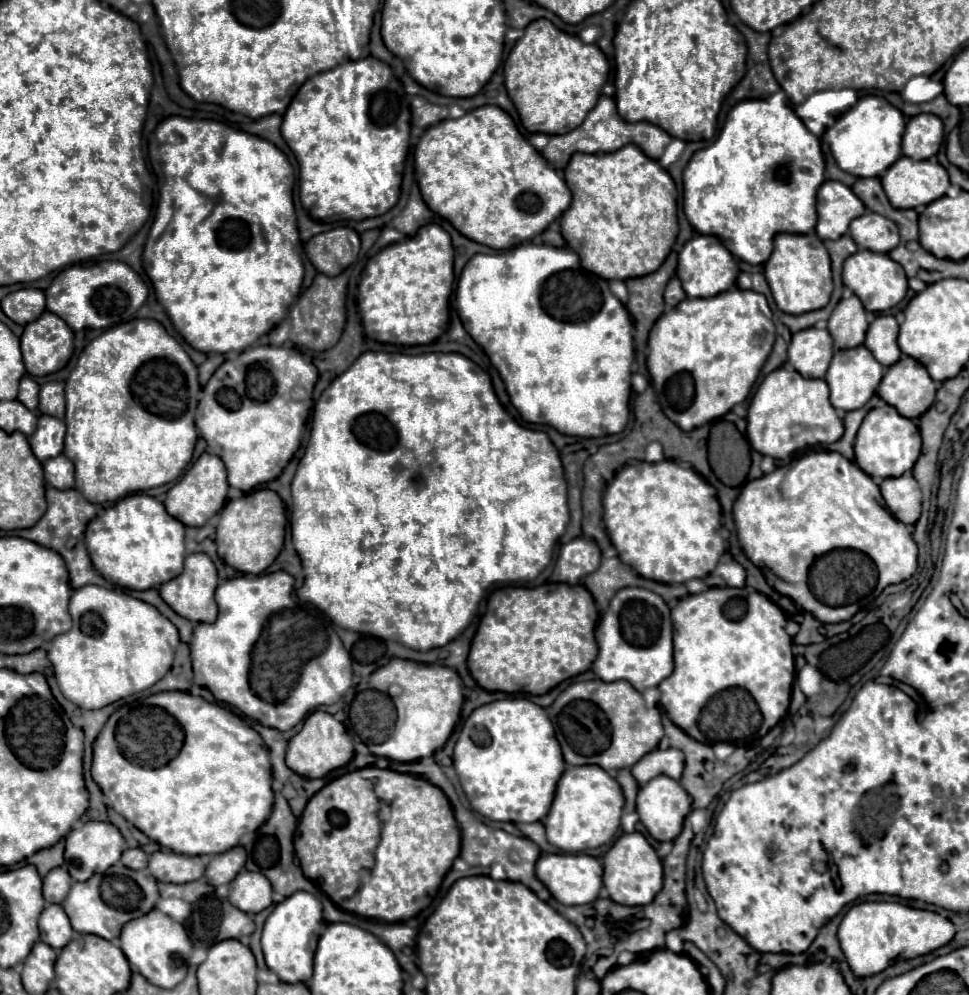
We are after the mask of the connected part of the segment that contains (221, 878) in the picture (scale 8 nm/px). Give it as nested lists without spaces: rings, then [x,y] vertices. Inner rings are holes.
[[[233,847],[221,855],[215,855],[205,871],[207,883],[217,887],[217,885],[225,885],[225,883],[233,881],[233,877],[243,869],[245,859],[247,859],[247,855],[245,855],[243,847]]]

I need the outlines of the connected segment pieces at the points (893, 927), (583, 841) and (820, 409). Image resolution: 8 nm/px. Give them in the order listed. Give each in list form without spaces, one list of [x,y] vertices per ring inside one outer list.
[[[859,903],[859,905],[851,907],[847,911],[847,915],[843,917],[837,937],[839,937],[841,951],[845,953],[845,959],[847,959],[849,967],[853,969],[853,973],[857,977],[871,977],[871,975],[885,971],[893,961],[915,959],[915,957],[927,955],[927,953],[947,945],[949,939],[953,939],[953,923],[949,923],[949,919],[945,919],[933,911],[913,909],[913,907],[907,907],[901,903]]]
[[[567,767],[557,783],[553,805],[543,819],[547,841],[567,853],[601,847],[609,843],[619,829],[623,803],[619,783],[607,771],[601,771],[601,767]]]
[[[779,367],[765,375],[751,399],[747,413],[747,439],[755,451],[773,459],[787,459],[793,451],[817,443],[835,443],[843,435],[843,421],[829,403],[823,379],[805,379],[797,371]]]

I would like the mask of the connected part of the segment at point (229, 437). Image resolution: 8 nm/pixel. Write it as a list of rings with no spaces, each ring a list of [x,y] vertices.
[[[271,345],[246,349],[237,359],[225,361],[213,373],[203,389],[195,425],[207,441],[207,451],[223,459],[231,487],[249,493],[257,485],[269,483],[281,475],[299,449],[315,381],[315,365],[305,361],[297,349]]]

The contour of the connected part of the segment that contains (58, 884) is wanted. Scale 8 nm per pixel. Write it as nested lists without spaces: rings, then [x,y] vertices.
[[[55,867],[47,873],[43,879],[43,897],[47,903],[63,903],[63,899],[69,893],[73,879],[69,879],[69,873],[63,867]]]

